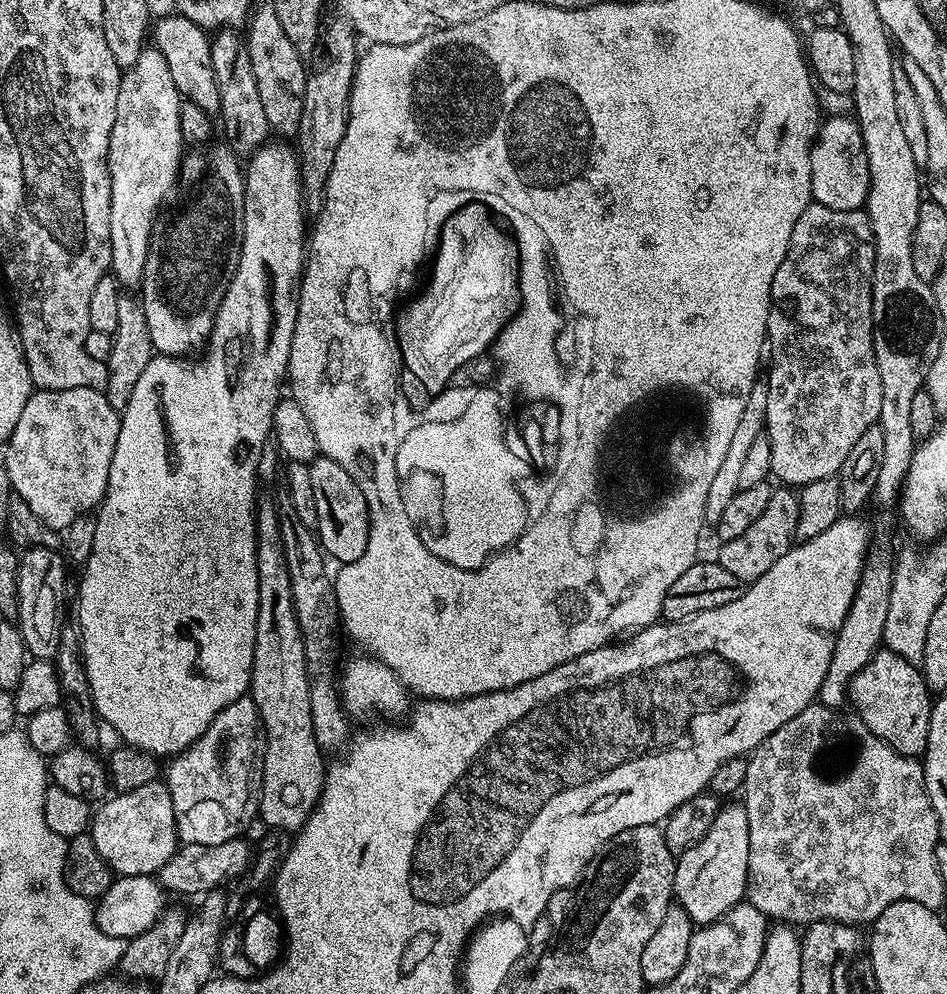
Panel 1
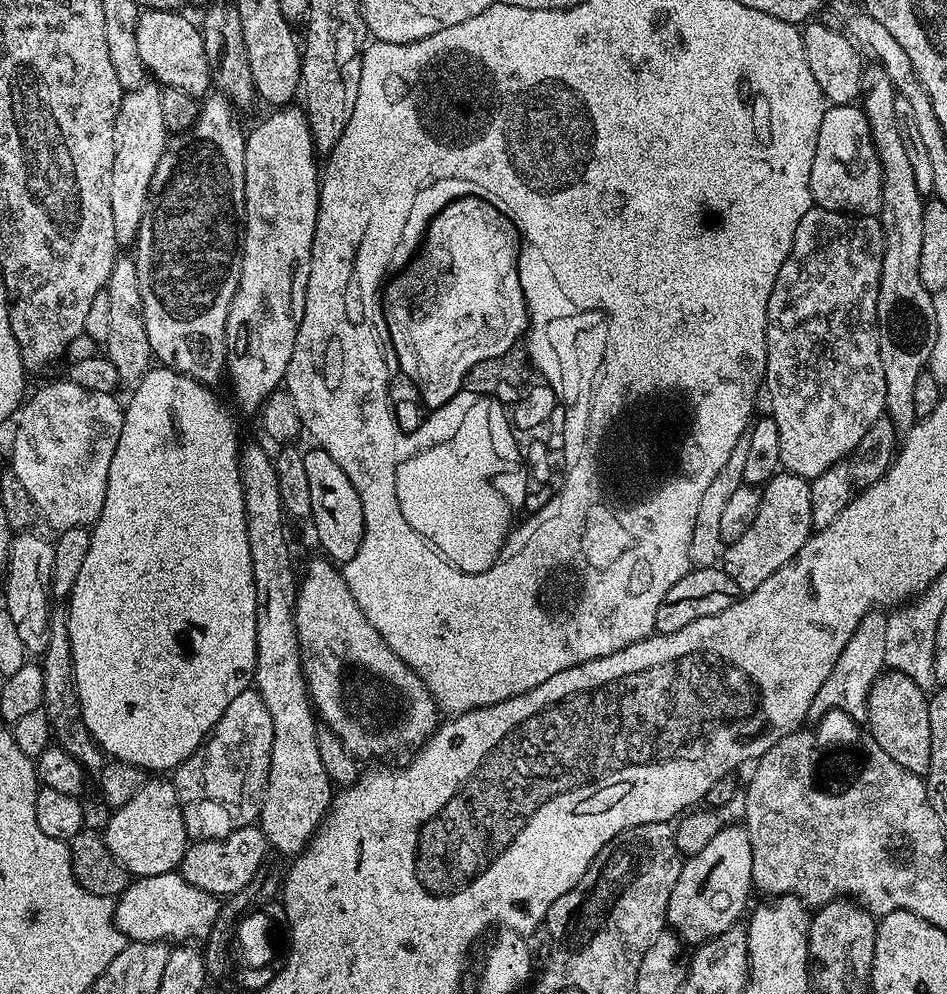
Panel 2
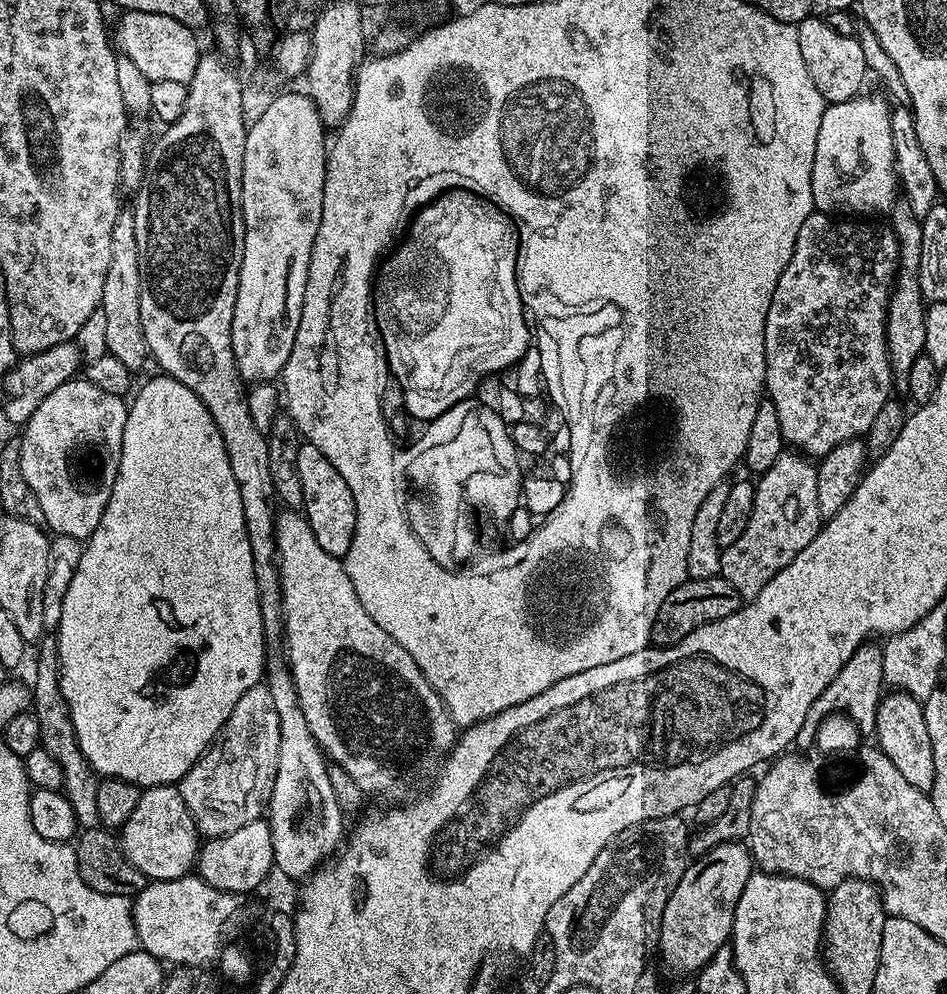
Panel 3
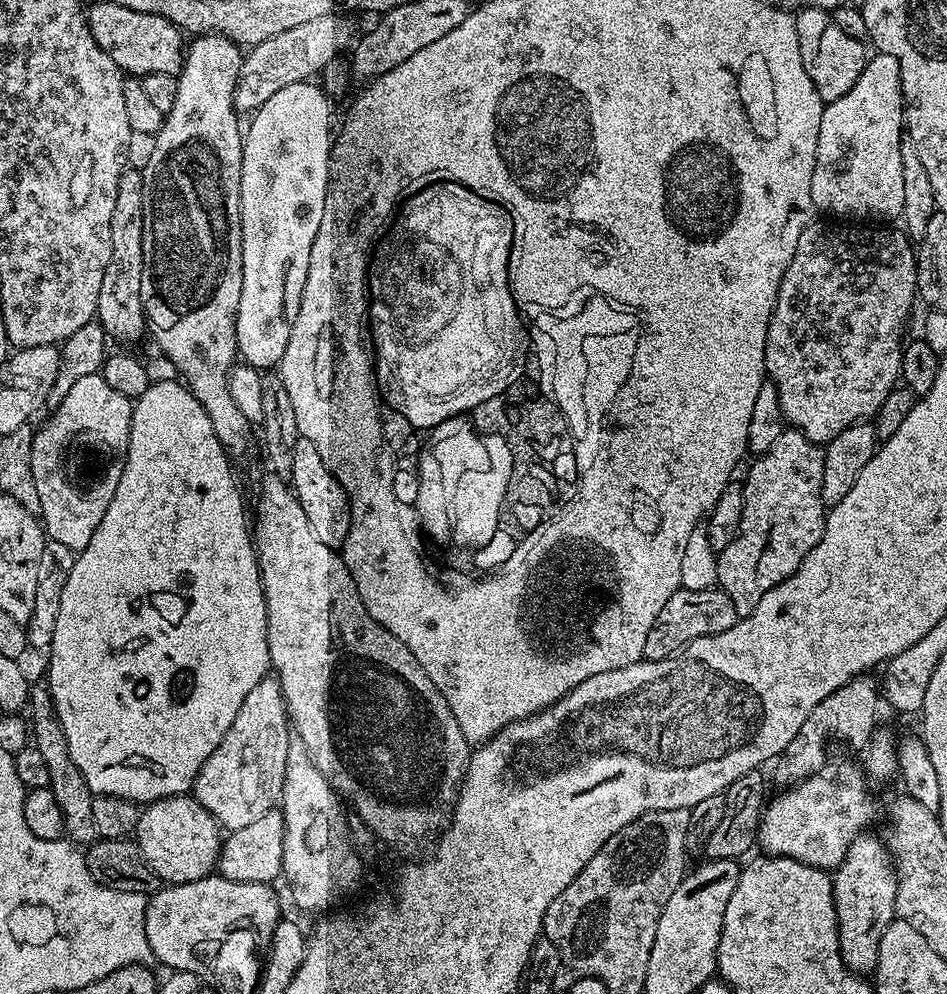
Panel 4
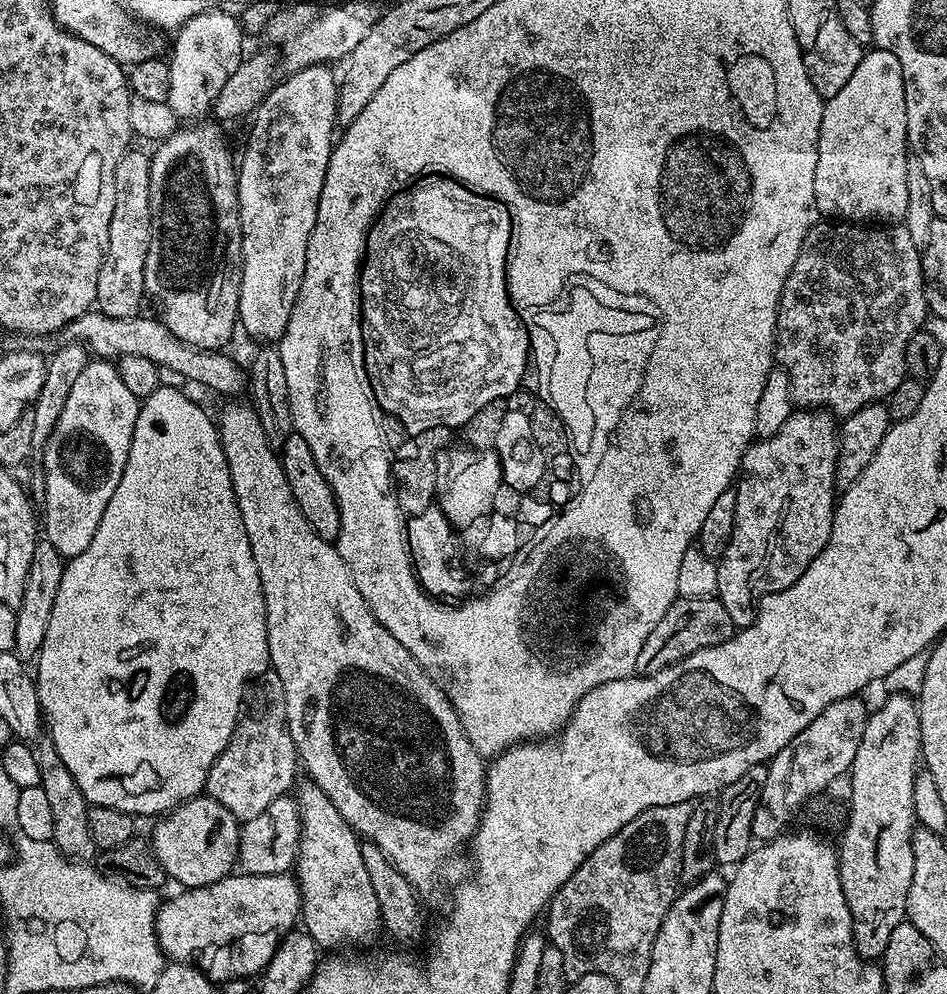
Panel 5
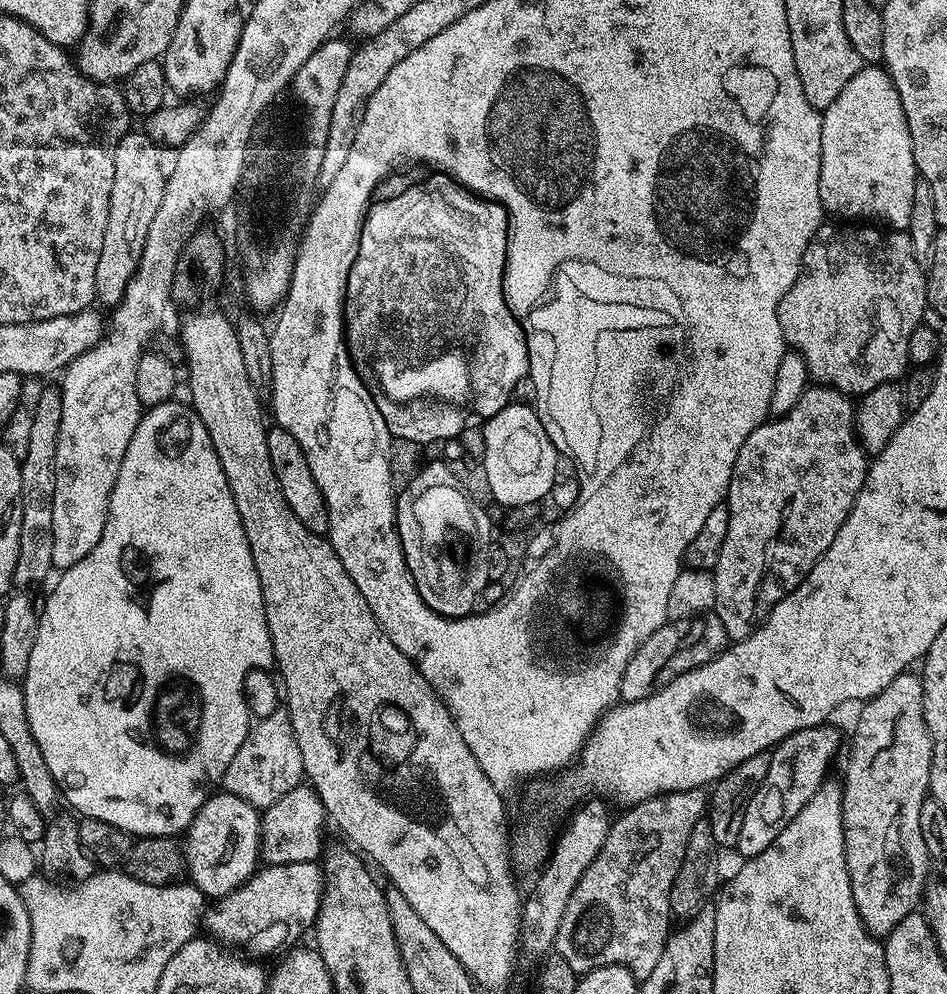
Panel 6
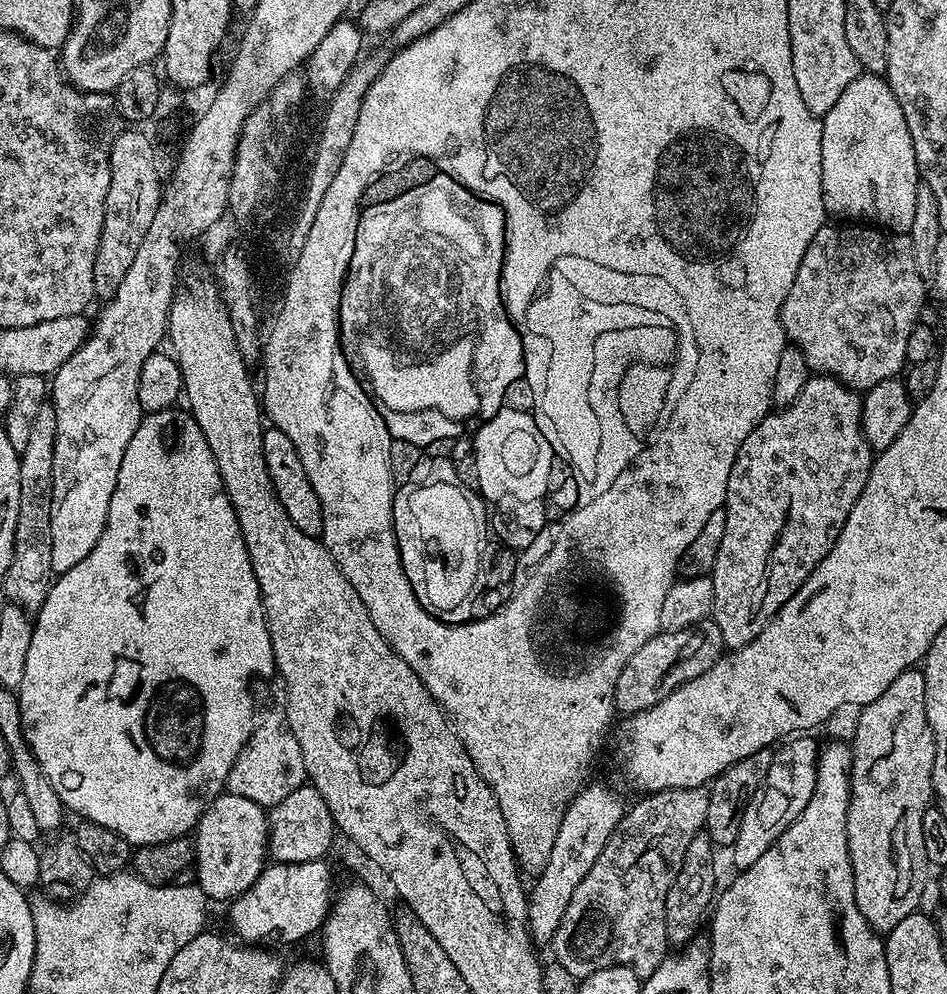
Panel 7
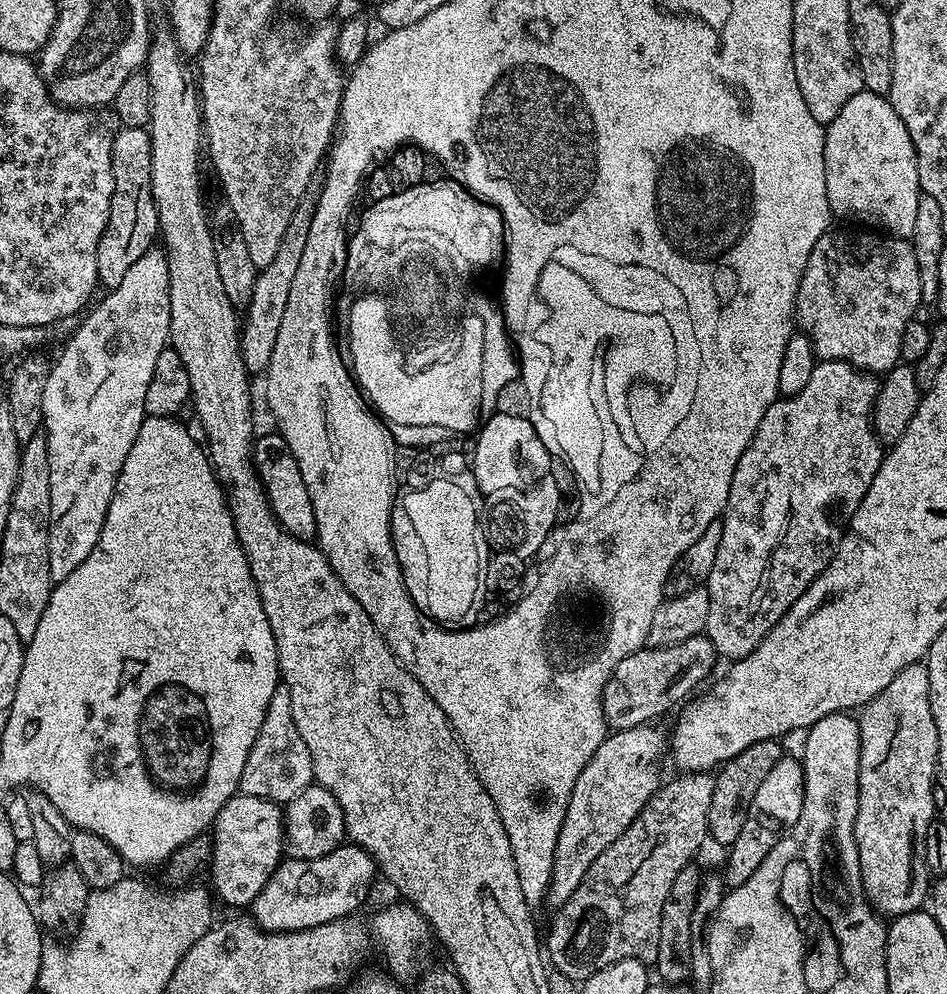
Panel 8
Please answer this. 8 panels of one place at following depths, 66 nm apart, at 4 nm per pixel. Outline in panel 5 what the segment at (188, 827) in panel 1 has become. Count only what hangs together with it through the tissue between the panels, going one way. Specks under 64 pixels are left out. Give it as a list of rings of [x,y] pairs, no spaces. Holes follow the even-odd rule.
[[[269,670],[264,673],[262,683],[268,687],[268,709],[261,716],[245,715],[241,719],[226,750],[222,750],[214,766],[210,766],[208,775],[207,795],[222,802],[241,822],[262,814],[276,796],[289,795],[297,783],[298,757],[286,722],[282,678]]]

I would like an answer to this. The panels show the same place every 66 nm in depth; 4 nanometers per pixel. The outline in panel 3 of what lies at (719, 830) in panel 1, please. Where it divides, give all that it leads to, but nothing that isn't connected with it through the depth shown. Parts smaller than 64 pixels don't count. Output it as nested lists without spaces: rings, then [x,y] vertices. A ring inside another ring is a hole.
[[[743,843],[723,844],[716,846],[704,856],[695,857],[688,869],[682,874],[678,886],[674,886],[674,894],[670,894],[670,902],[666,902],[666,910],[660,923],[658,956],[672,972],[689,972],[695,974],[714,958],[718,949],[729,943],[734,926],[734,910],[738,906],[738,898],[742,898],[742,890],[746,890],[746,882],[754,871],[751,851]]]

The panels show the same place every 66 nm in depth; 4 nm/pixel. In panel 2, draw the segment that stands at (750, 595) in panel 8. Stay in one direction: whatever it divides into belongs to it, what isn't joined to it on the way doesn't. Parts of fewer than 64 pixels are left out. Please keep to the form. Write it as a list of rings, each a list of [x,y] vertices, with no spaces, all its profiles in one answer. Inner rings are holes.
[[[781,470],[763,485],[758,518],[754,518],[753,524],[747,528],[746,534],[742,534],[742,538],[738,538],[738,542],[723,549],[723,570],[734,578],[741,593],[758,590],[758,586],[762,586],[774,570],[786,566],[786,562],[796,557],[813,531],[809,481]]]

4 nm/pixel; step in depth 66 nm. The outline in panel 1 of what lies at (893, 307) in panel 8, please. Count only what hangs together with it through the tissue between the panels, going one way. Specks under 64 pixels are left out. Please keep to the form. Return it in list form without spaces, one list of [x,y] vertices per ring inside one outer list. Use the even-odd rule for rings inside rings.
[[[810,203],[802,214],[798,214],[798,222],[794,222],[794,234],[790,234],[790,246],[786,250],[786,258],[782,258],[782,266],[778,266],[778,274],[774,274],[772,283],[772,301],[768,307],[768,335],[766,348],[772,351],[772,365],[768,368],[766,383],[766,435],[770,442],[770,462],[772,476],[780,479],[784,486],[803,486],[810,482],[818,482],[818,478],[835,477],[839,473],[842,462],[846,462],[846,454],[854,450],[854,442],[862,438],[865,430],[870,430],[880,418],[882,410],[882,378],[878,374],[878,362],[874,358],[874,342],[872,341],[872,275],[874,274],[874,234],[870,226],[867,211],[830,210],[830,206]]]

